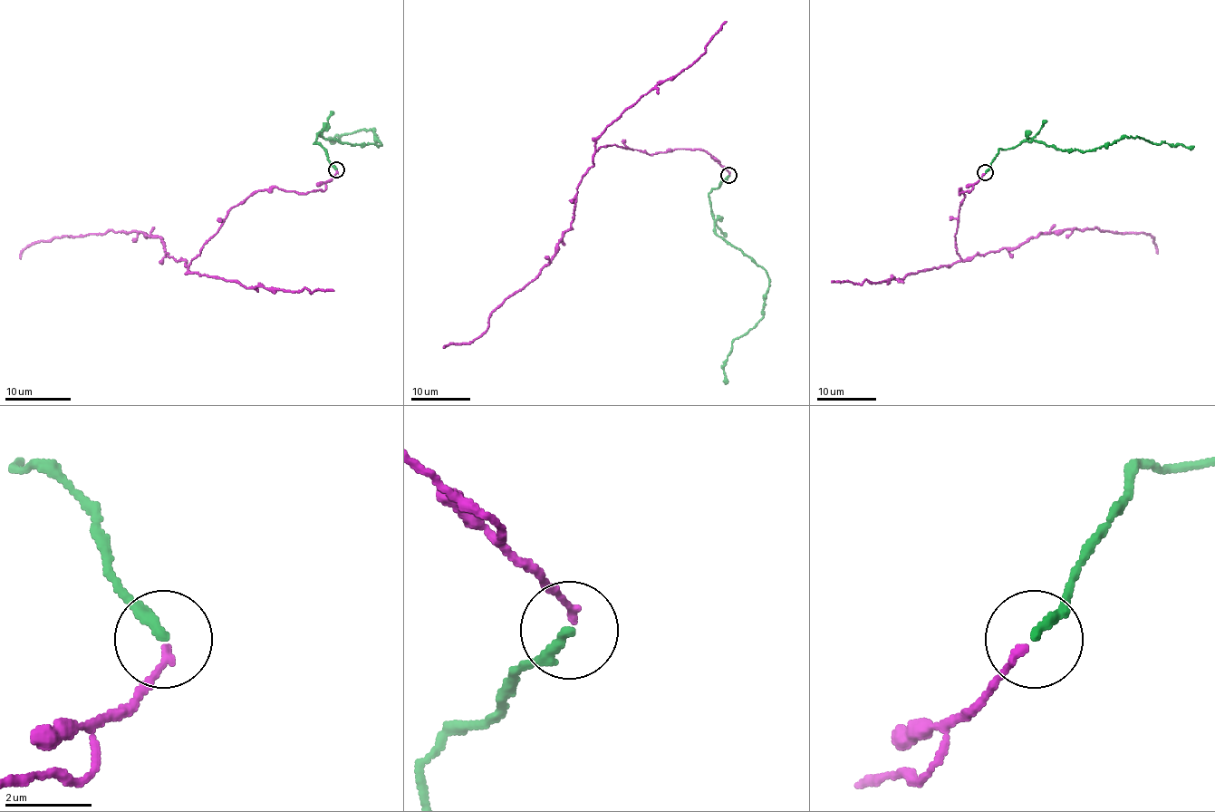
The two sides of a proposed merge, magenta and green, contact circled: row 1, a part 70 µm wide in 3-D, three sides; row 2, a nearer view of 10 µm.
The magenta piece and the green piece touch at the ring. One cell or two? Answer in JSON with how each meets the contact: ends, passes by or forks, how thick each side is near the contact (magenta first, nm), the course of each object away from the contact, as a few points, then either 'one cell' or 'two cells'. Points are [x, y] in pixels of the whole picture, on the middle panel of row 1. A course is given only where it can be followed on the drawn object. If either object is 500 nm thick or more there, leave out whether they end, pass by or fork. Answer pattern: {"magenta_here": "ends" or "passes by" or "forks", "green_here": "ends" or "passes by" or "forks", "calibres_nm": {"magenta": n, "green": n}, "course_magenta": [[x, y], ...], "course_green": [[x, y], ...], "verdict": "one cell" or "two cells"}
{"magenta_here": "ends", "green_here": "ends", "calibres_nm": {"magenta": 150, "green": 240}, "course_magenta": [[729, 174], [701, 149], [653, 153], [606, 144], [576, 188], [557, 253], [491, 314], [476, 338], [444, 347]], "course_green": [[729, 176], [708, 193], [714, 232], [766, 272], [769, 286], [763, 317], [732, 343], [723, 365], [726, 384]], "verdict": "one cell"}

